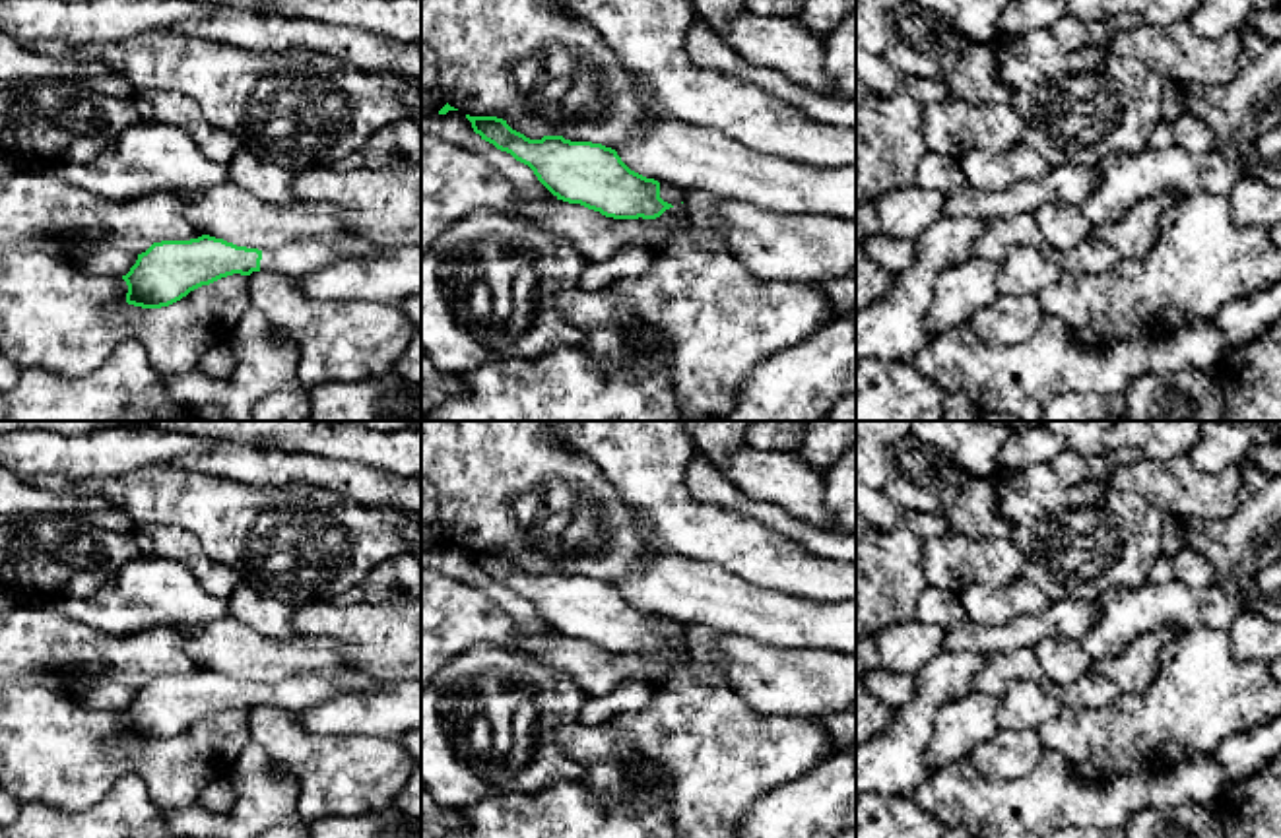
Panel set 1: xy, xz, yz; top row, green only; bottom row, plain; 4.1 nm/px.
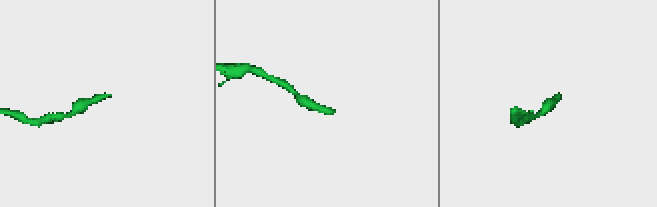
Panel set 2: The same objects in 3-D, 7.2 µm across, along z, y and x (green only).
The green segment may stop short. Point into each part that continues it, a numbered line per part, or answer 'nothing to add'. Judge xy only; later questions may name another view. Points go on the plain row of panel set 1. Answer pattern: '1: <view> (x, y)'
1: xy (294, 695)

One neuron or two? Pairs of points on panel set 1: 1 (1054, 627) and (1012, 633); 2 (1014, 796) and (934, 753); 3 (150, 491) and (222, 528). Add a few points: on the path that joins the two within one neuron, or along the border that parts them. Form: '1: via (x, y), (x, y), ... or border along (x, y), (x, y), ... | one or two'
1: via (1045, 627), (1021, 631) | one
2: border along (965, 757), (932, 773) | two
3: via (167, 495), (195, 501), (204, 511) | one

